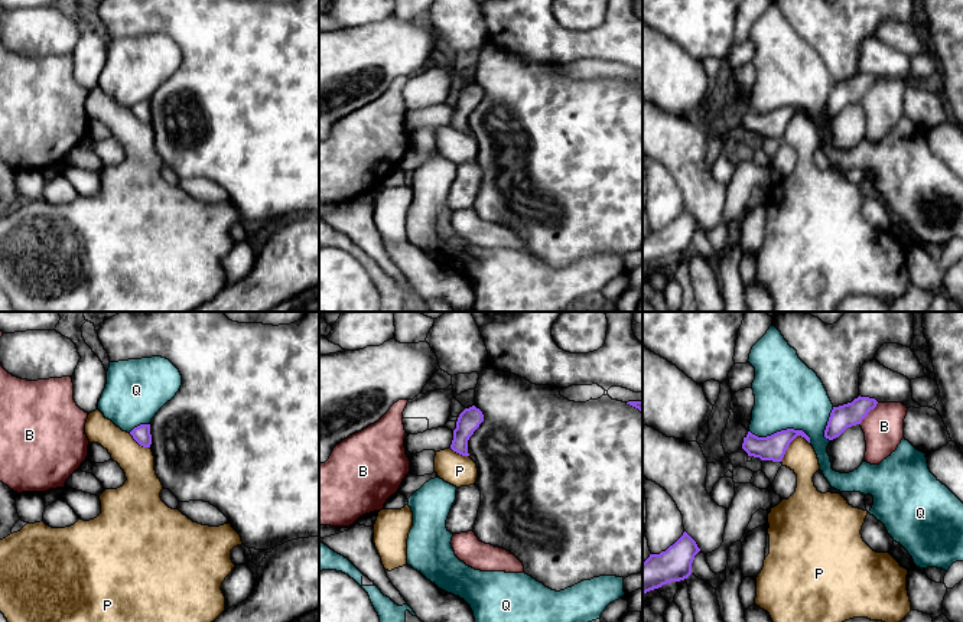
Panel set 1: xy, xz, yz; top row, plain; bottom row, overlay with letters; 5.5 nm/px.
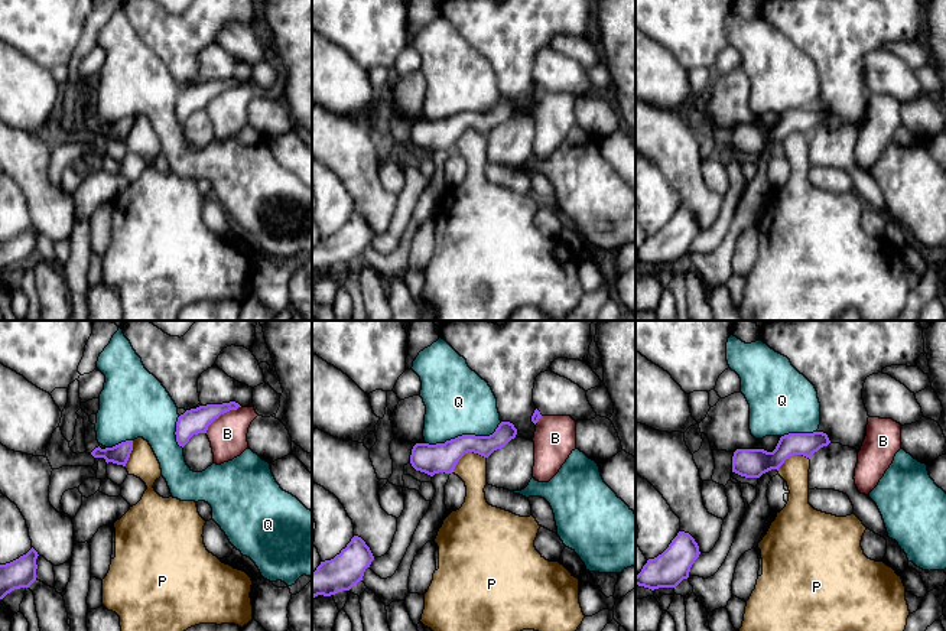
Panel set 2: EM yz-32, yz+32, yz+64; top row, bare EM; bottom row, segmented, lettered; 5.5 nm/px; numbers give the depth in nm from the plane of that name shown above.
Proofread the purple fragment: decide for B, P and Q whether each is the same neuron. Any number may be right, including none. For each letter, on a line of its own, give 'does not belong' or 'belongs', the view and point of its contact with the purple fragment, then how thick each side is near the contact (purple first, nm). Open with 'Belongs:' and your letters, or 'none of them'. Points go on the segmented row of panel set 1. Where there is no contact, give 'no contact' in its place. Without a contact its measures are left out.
Belongs: none of them
B: does not belong; contact yz (868, 412); calibres 130 and 220 nm
P: does not belong; contact yz (790, 442); calibres 140 and 170 nm
Q: does not belong; contact yz (781, 430); calibres 140 and 380 nm

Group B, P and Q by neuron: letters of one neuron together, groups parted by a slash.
B / P / Q

